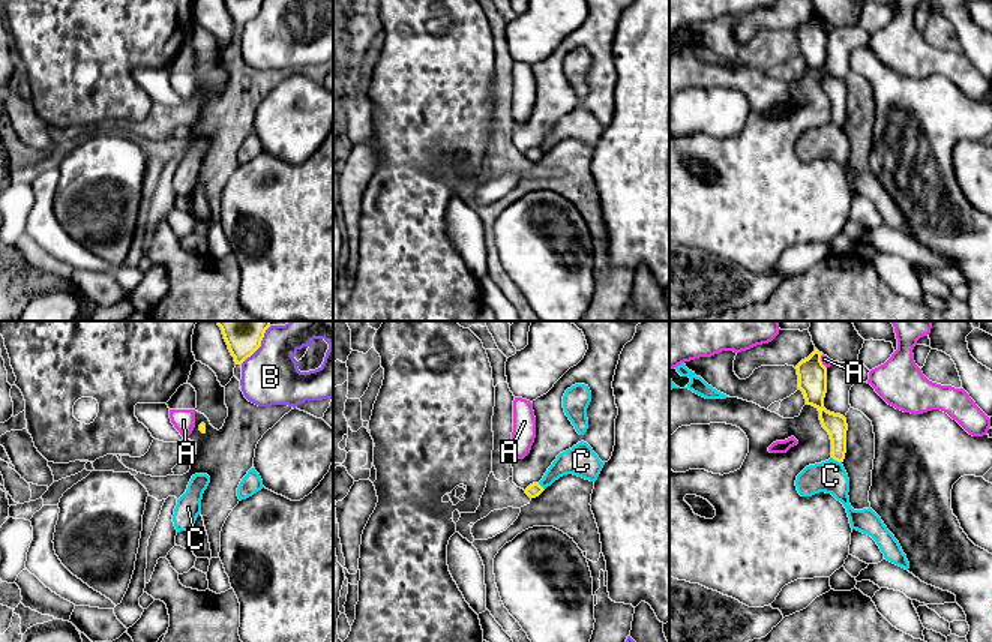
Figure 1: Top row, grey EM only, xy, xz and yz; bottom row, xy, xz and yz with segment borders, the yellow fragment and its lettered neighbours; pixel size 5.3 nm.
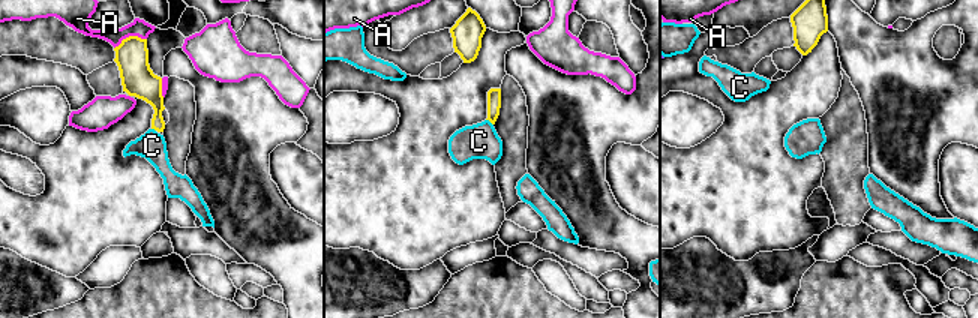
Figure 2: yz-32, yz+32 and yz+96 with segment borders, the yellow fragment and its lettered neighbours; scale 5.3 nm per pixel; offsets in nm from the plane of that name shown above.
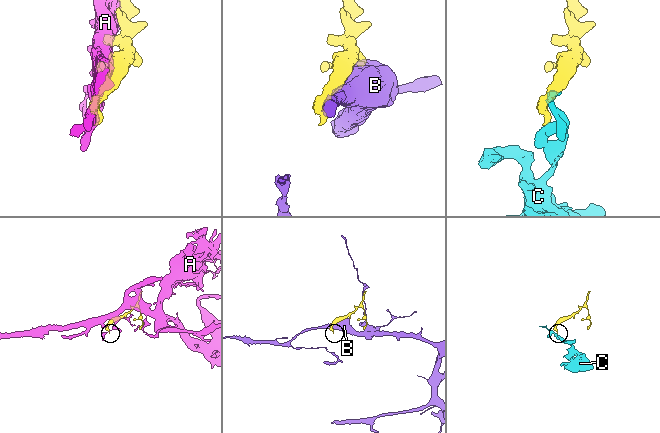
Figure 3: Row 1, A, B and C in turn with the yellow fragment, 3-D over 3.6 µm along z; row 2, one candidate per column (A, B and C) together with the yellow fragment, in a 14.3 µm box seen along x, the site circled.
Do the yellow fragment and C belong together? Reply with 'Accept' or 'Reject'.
Reject

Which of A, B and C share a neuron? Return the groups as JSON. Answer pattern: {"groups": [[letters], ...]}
{"groups": [["A"], ["B"], ["C"]]}

